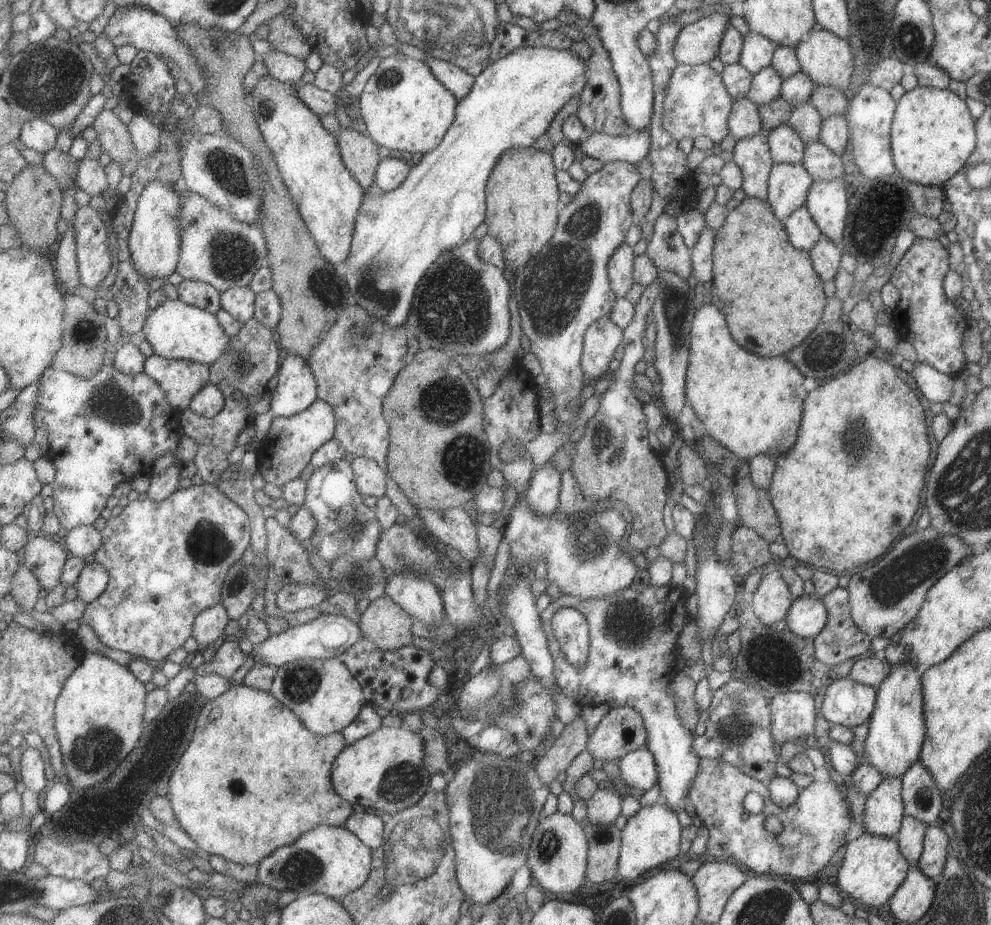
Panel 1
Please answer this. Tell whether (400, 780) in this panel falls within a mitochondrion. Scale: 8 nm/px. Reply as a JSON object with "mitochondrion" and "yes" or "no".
{"mitochondrion":"yes"}

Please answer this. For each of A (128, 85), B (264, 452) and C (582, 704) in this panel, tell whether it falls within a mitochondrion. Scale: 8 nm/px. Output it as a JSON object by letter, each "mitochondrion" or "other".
{"A":"other","B":"other","C":"other"}

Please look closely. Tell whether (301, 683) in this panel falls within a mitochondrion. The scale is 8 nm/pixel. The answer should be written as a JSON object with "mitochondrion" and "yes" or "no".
{"mitochondrion":"yes"}

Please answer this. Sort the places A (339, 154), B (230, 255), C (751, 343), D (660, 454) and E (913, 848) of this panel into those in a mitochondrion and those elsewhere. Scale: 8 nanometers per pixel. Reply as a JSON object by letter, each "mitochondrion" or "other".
{"A":"other","B":"mitochondrion","C":"other","D":"other","E":"other"}

